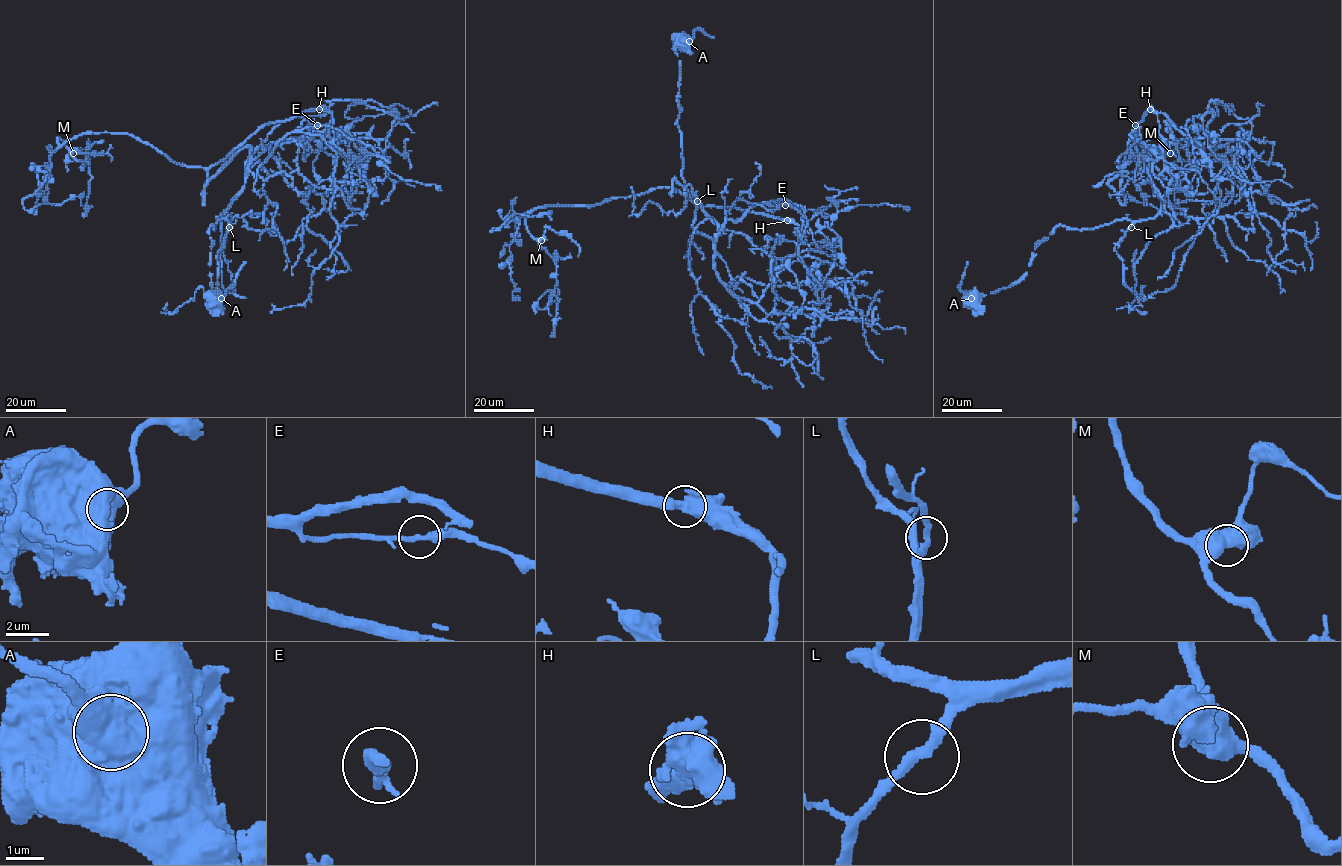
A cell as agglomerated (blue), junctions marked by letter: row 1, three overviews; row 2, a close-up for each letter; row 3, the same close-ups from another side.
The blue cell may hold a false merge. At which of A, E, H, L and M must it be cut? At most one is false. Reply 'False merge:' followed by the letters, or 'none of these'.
False merge: A

